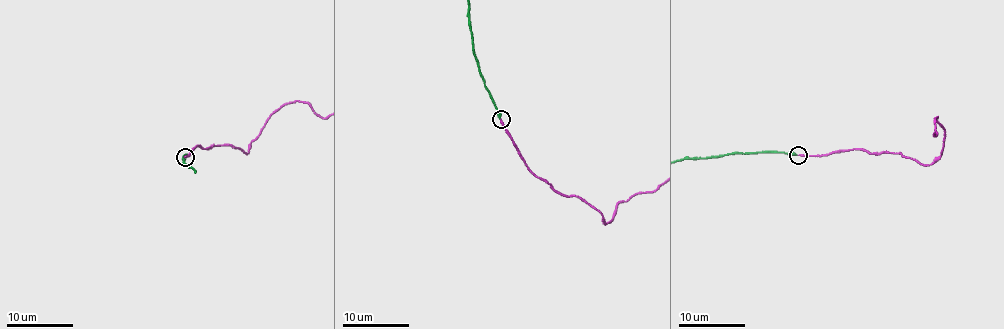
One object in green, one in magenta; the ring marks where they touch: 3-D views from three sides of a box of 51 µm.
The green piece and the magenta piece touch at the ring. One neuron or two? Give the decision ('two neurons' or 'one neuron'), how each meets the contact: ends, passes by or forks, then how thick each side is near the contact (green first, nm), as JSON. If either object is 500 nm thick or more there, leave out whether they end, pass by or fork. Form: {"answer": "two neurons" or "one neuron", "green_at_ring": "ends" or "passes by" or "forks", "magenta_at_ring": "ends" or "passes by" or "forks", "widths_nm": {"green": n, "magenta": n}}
{"answer": "one neuron", "green_at_ring": "ends", "magenta_at_ring": "ends", "widths_nm": {"green": 280, "magenta": 220}}

